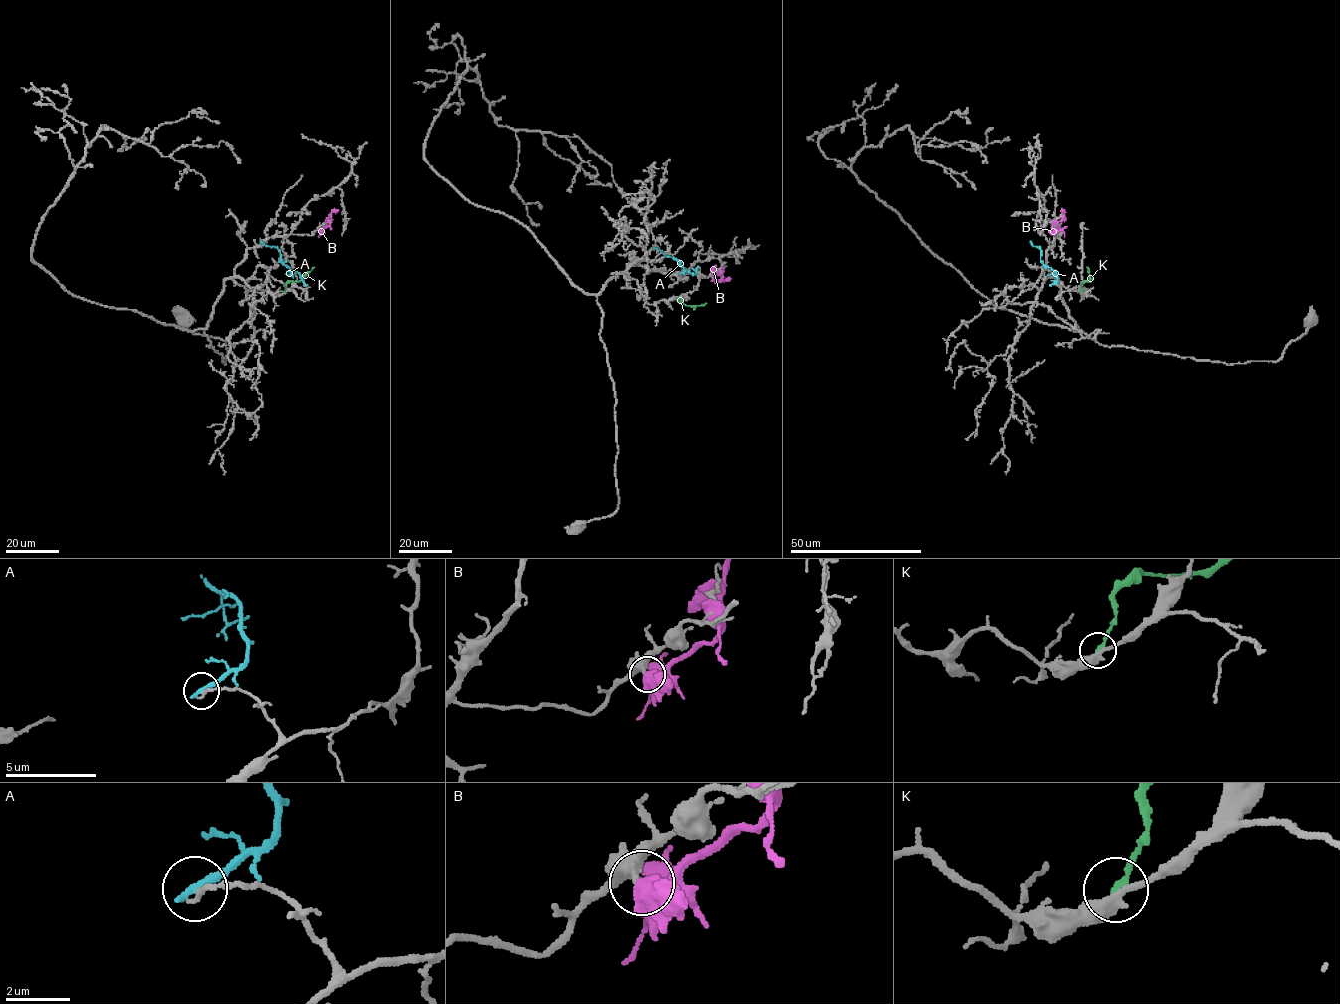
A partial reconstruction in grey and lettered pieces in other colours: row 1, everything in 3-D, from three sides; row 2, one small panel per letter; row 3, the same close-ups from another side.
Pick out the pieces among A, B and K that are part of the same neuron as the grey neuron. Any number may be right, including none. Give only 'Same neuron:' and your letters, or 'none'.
Same neuron: none

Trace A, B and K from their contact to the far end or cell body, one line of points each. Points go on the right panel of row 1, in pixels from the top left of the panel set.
A: (1050, 285), (1057, 280), (1056, 273), (1045, 267), (1040, 258), (1039, 246), (1029, 240)
B: (1056, 230), (1064, 213), (1062, 209)
K: (1081, 292), (1081, 285), (1089, 281), (1087, 267)

